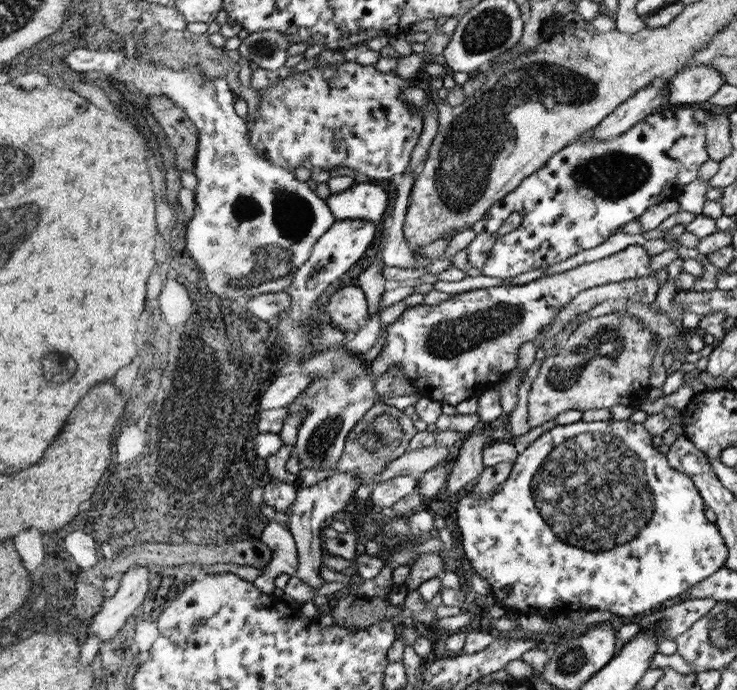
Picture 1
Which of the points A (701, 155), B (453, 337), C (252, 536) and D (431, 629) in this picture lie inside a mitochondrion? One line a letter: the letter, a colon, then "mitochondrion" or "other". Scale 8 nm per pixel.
A: other
B: mitochondrion
C: other
D: other

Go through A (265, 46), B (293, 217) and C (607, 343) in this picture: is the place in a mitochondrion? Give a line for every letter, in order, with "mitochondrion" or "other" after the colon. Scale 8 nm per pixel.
A: mitochondrion
B: mitochondrion
C: mitochondrion

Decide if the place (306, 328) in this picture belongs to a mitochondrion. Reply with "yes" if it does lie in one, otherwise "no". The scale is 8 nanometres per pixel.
yes

